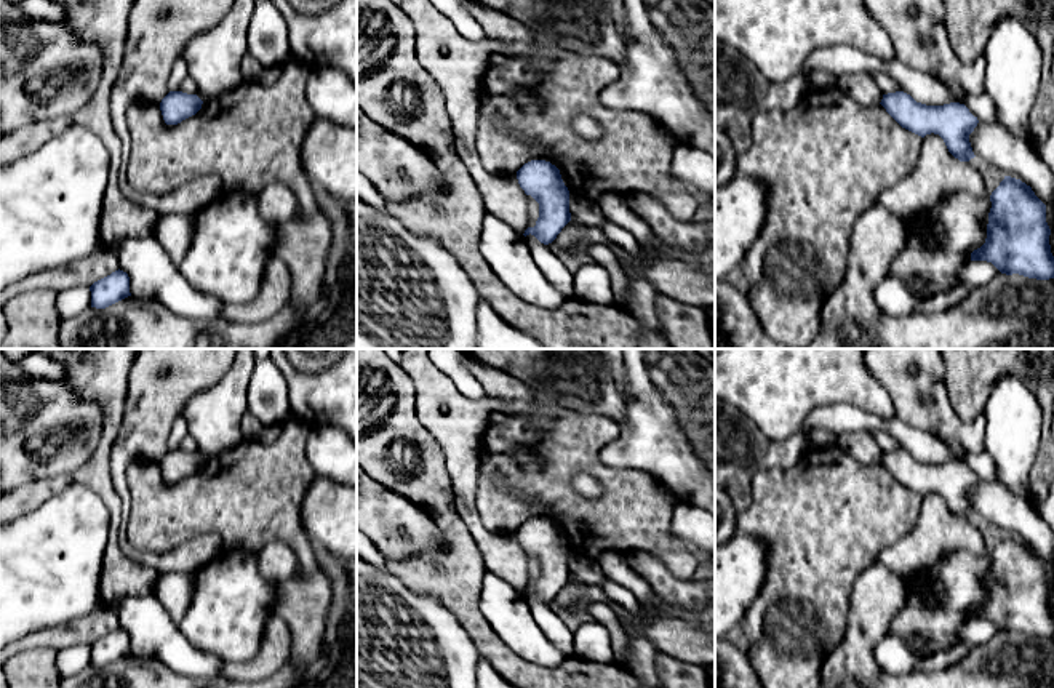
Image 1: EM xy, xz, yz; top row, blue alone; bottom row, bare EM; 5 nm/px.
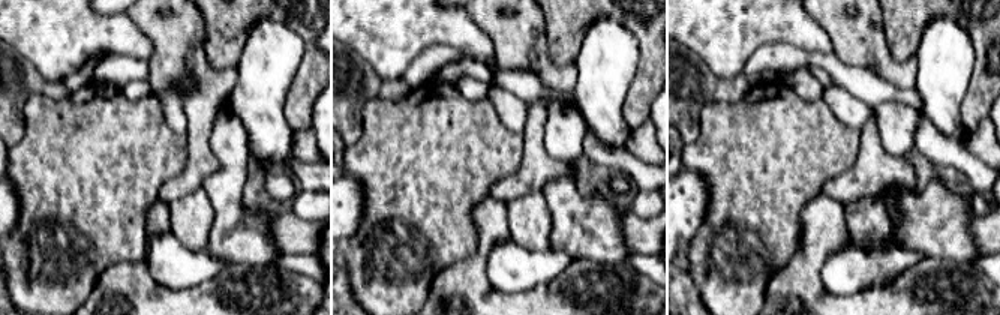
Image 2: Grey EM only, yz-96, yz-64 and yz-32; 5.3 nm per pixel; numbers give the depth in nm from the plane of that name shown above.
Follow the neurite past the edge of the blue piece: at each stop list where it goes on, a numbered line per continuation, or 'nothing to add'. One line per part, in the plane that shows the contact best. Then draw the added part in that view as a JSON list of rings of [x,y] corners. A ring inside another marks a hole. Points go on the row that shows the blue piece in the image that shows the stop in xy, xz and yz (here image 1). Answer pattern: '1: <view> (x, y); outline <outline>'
nothing to add

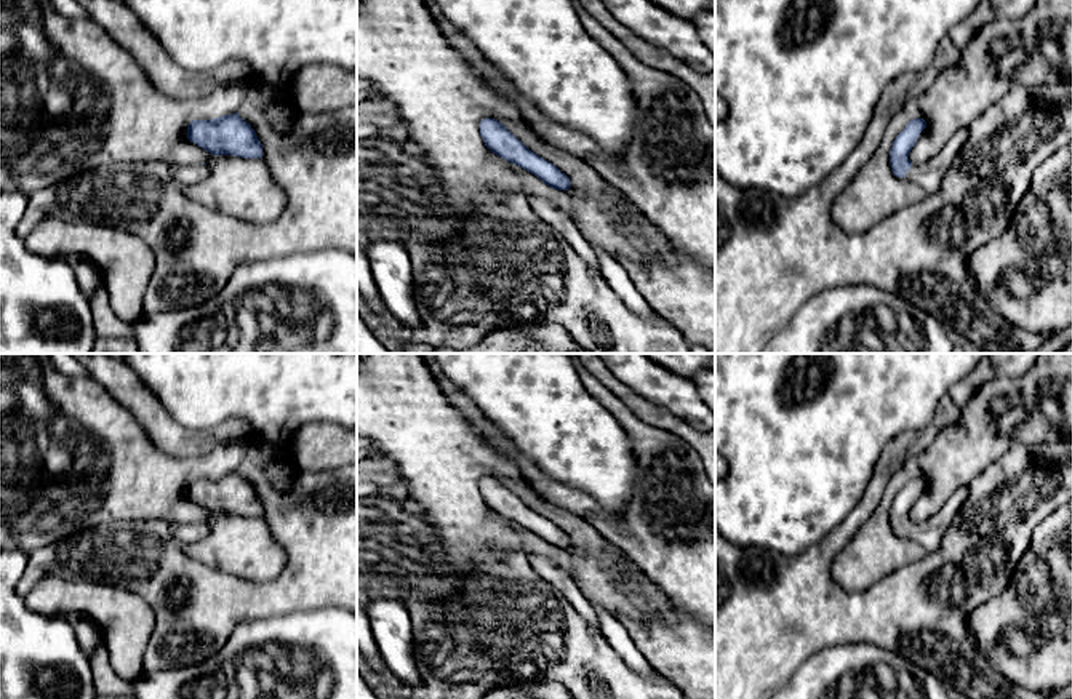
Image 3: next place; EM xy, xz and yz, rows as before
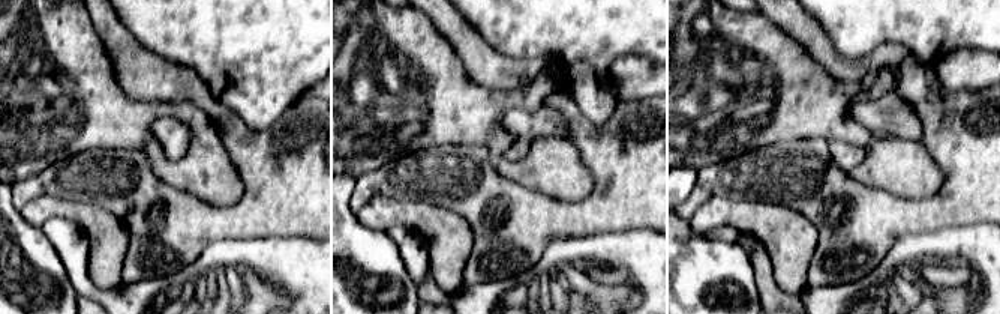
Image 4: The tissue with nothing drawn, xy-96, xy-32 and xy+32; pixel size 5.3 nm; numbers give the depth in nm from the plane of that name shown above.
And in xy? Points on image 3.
1: xy (184, 175); outline [[[192,163],[176,166],[171,174],[179,186],[195,186],[208,178],[210,170],[202,163]]]

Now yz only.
1: yz (930, 176); outline [[[962,128],[931,160],[912,163],[910,170],[906,173],[906,179],[915,182],[920,189],[926,190],[928,195],[936,192],[944,184],[946,174],[950,173],[968,136],[966,128]]]

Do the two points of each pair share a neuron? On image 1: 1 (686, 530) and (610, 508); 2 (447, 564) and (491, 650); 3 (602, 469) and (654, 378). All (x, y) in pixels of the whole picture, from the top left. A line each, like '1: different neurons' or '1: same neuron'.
1: different neurons
2: same neuron
3: different neurons

